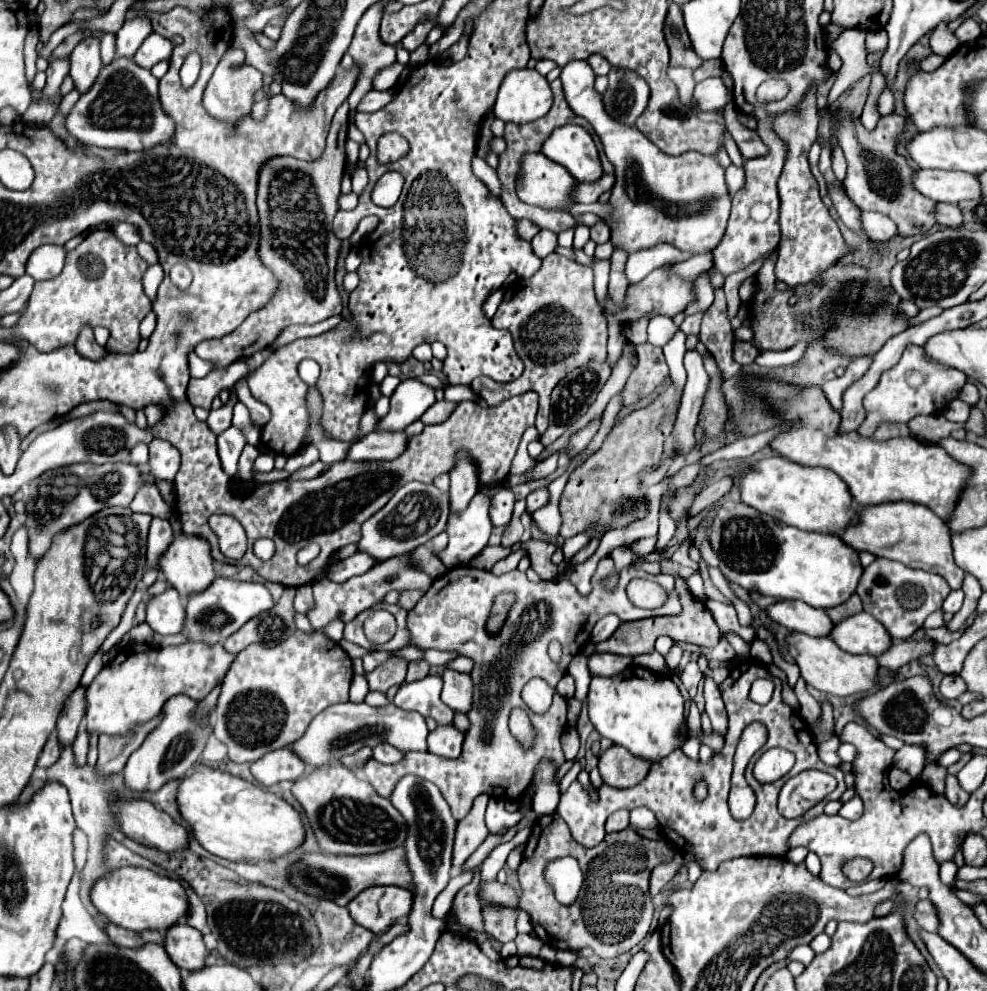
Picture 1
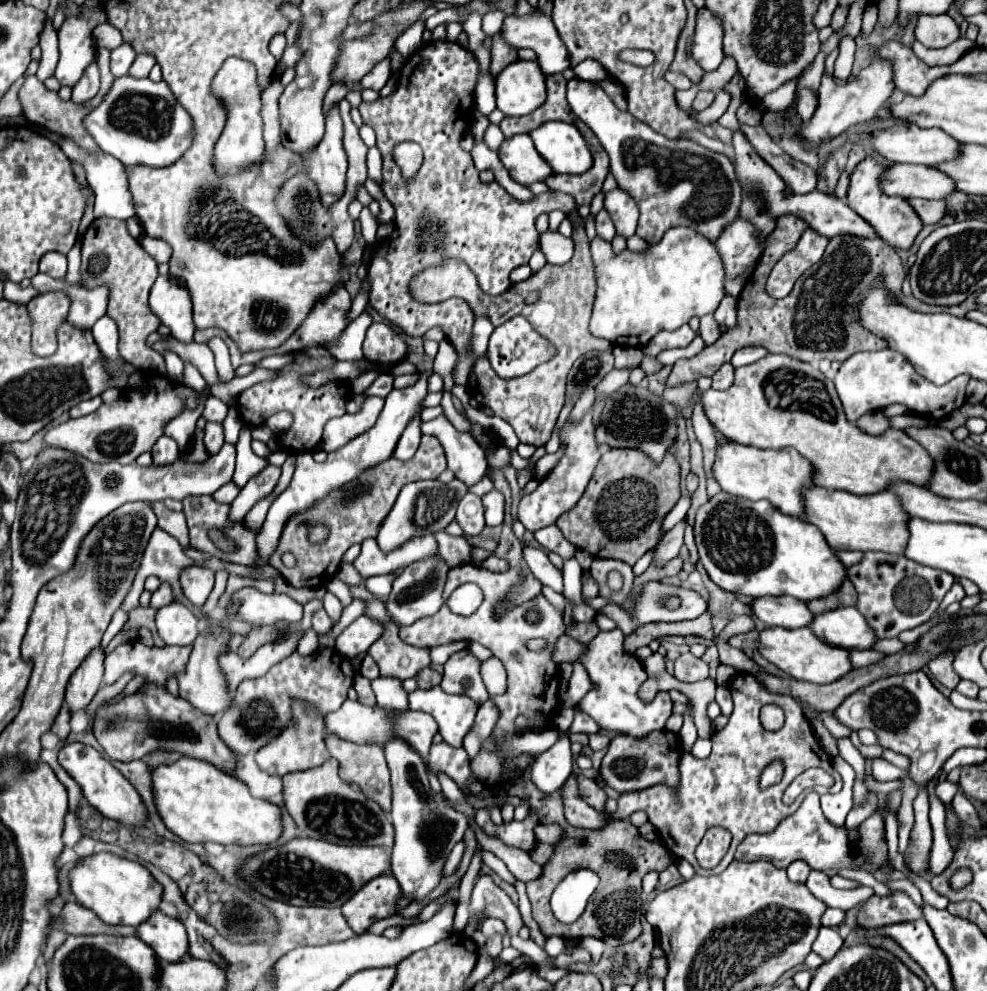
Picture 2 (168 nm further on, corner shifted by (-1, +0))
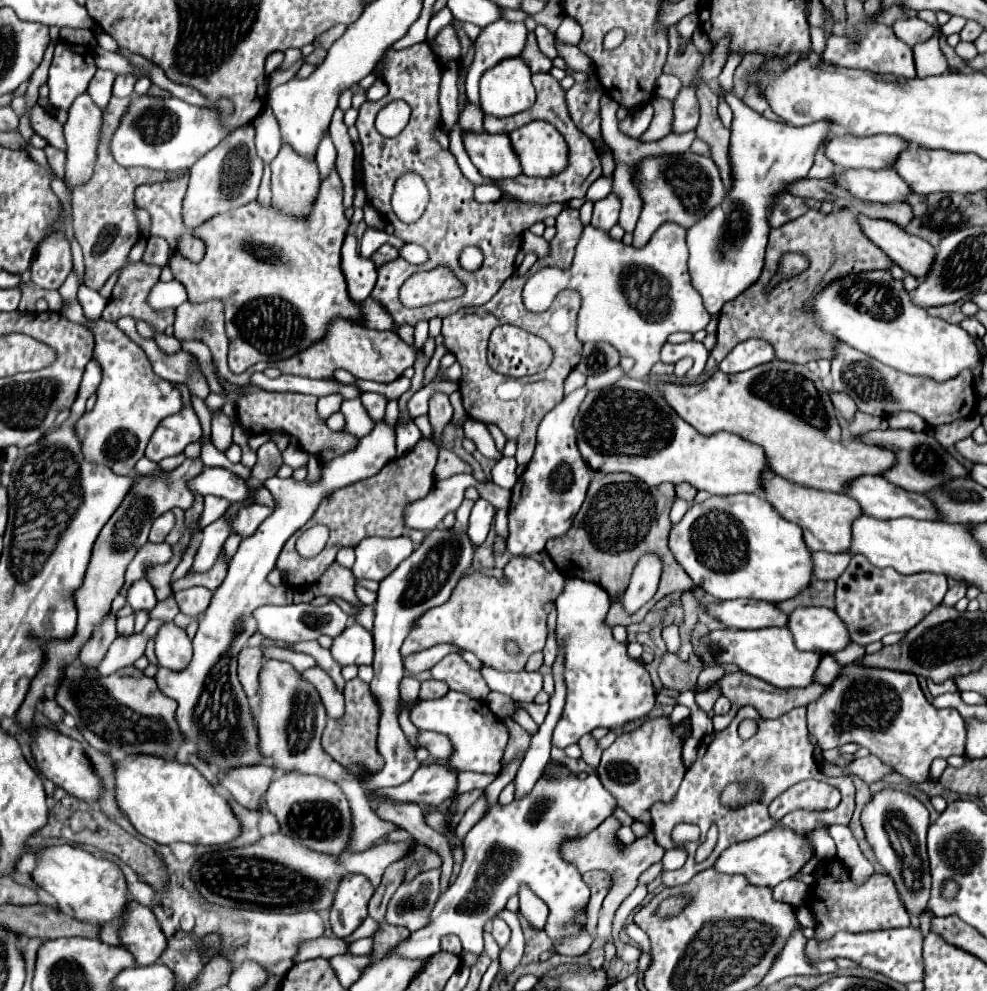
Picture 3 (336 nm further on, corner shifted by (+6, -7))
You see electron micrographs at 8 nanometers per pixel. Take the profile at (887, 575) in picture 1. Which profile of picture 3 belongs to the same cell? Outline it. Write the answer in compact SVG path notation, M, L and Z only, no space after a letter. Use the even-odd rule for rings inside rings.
M854 555L846 571L836 579L836 613L846 623L850 639L866 647L888 633L910 631L916 627L934 607L942 603L946 591L948 581L944 575L902 575L890 567L874 567L864 555Z

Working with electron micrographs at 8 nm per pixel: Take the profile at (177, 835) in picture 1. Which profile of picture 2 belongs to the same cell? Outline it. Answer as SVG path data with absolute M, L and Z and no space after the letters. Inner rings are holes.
M63 744L63 748L59 750L59 764L61 768L79 784L85 800L97 808L105 818L113 818L119 820L127 826L133 824L143 824L147 820L147 810L143 806L141 796L137 794L137 790L129 784L127 778L123 778L123 774L119 774L119 770L115 770L115 766L105 760L93 746L87 744Z

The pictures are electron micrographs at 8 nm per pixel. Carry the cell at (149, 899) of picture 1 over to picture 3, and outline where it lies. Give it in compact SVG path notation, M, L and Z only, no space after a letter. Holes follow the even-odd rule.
M58 845L44 849L38 859L38 867L32 873L32 879L56 899L58 909L62 913L86 923L104 925L108 921L114 921L122 917L130 901L128 883L114 861L94 857L92 853L72 845Z

